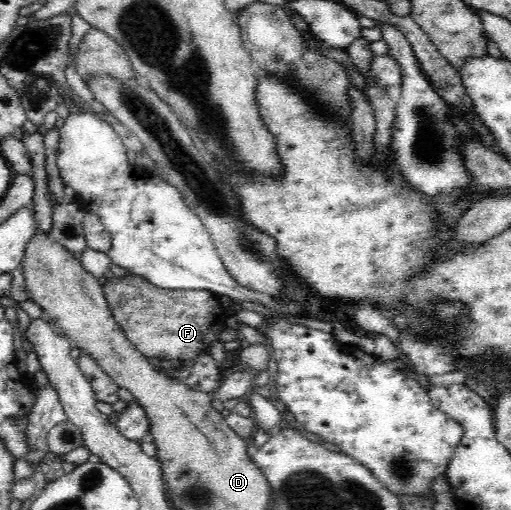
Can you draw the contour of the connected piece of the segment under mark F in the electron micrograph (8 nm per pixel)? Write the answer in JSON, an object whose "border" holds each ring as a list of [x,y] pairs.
{"border":[[[131,274],[123,278],[113,277],[103,285],[103,290],[115,320],[136,349],[146,357],[170,367],[172,359],[181,359],[187,363],[183,368],[175,367],[177,372],[189,370],[198,353],[210,354],[210,348],[215,342],[221,341],[221,333],[226,329],[228,314],[218,295],[204,289],[164,289]]]}

